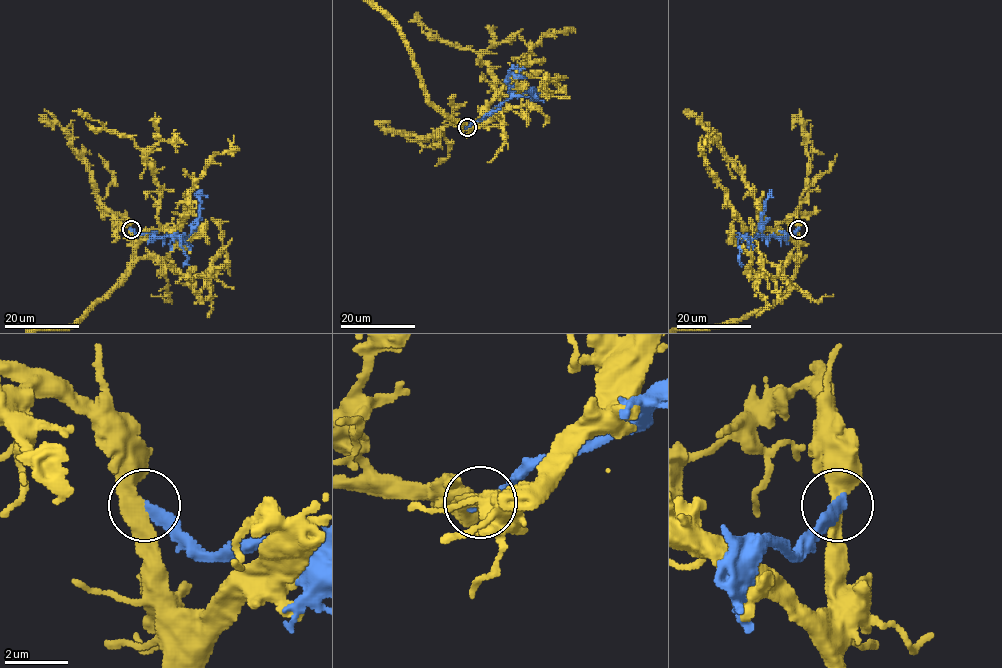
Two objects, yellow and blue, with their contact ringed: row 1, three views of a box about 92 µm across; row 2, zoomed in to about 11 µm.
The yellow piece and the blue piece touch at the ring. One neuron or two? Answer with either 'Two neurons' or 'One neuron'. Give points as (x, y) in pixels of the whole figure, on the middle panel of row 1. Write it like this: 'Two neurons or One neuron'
Two neurons

